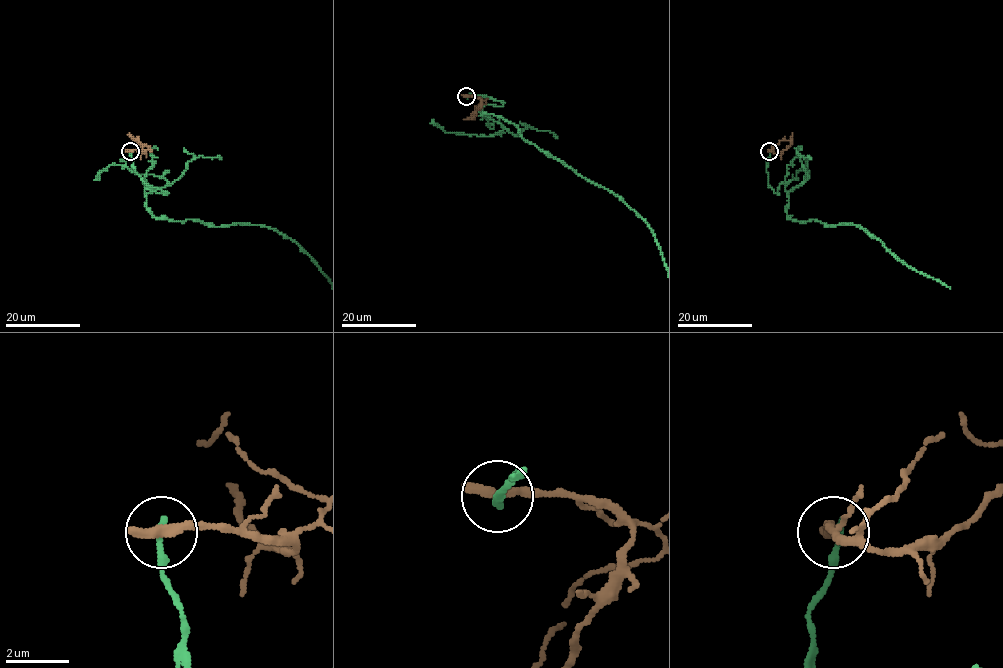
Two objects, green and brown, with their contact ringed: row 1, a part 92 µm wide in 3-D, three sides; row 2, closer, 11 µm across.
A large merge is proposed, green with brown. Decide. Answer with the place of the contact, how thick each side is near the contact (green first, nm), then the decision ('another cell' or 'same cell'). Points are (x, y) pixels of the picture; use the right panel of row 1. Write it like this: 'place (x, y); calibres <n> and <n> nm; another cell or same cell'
place (769, 151); calibres 260 and 400 nm; another cell

